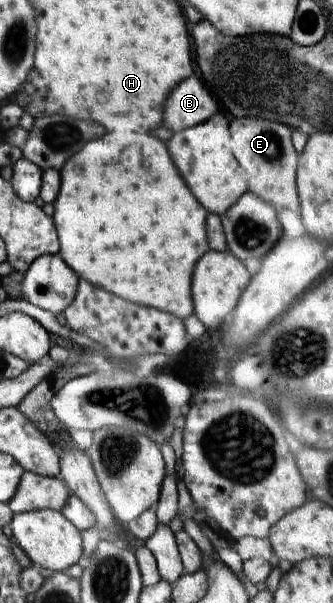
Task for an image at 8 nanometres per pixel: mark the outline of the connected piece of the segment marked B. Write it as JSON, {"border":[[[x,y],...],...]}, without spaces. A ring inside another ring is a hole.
{"border":[[[203,76],[185,78],[167,96],[163,104],[161,126],[179,132],[209,121],[220,112],[216,100],[206,89]]]}

